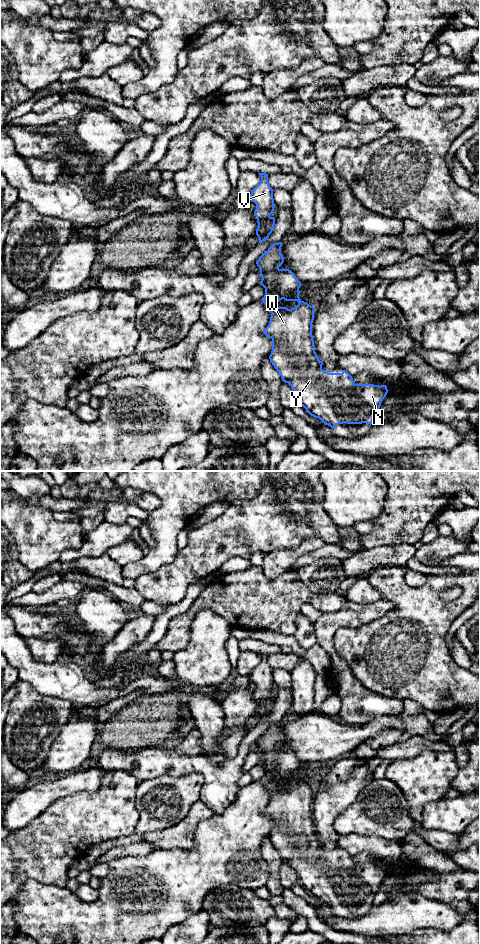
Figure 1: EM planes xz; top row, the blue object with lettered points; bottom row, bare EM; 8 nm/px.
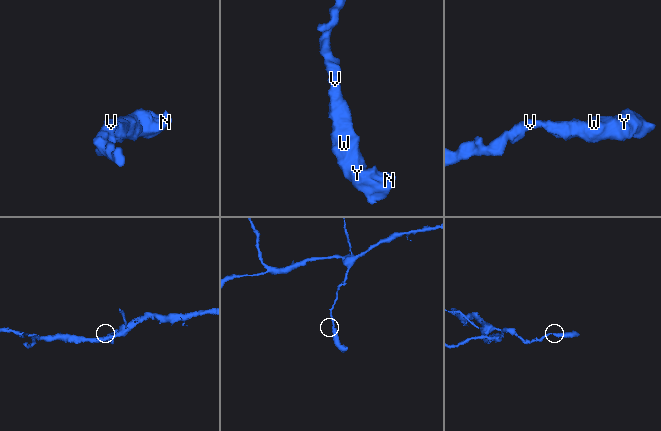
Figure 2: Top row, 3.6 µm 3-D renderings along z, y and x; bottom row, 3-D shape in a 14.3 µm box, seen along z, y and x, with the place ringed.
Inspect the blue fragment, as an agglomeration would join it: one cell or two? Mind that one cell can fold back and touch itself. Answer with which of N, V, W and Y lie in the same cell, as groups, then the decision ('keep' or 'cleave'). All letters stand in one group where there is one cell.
N V W Y | keep

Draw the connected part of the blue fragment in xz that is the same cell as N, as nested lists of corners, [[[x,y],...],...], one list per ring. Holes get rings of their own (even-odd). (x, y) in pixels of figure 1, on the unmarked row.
[[[282,722],[272,724],[268,730],[263,733],[256,741],[260,749],[262,757],[260,764],[265,768],[265,775],[261,779],[267,788],[271,790],[271,797],[268,806],[263,813],[272,819],[272,831],[269,836],[270,842],[279,852],[282,861],[288,863],[298,876],[299,884],[313,897],[319,898],[322,903],[333,908],[336,905],[347,904],[372,904],[375,894],[379,890],[383,879],[388,873],[386,865],[374,864],[355,864],[352,856],[345,850],[342,853],[328,853],[322,849],[323,842],[319,840],[316,832],[312,816],[312,803],[314,800],[315,788],[300,779],[299,768],[301,762],[296,758],[295,754],[289,749],[280,749],[284,742],[281,733]],[[280,780],[297,781],[298,785],[288,789],[286,787],[278,787],[276,784]]]

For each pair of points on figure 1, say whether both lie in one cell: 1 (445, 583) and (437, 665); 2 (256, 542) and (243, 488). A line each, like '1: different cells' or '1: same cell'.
1: same cell
2: different cells

